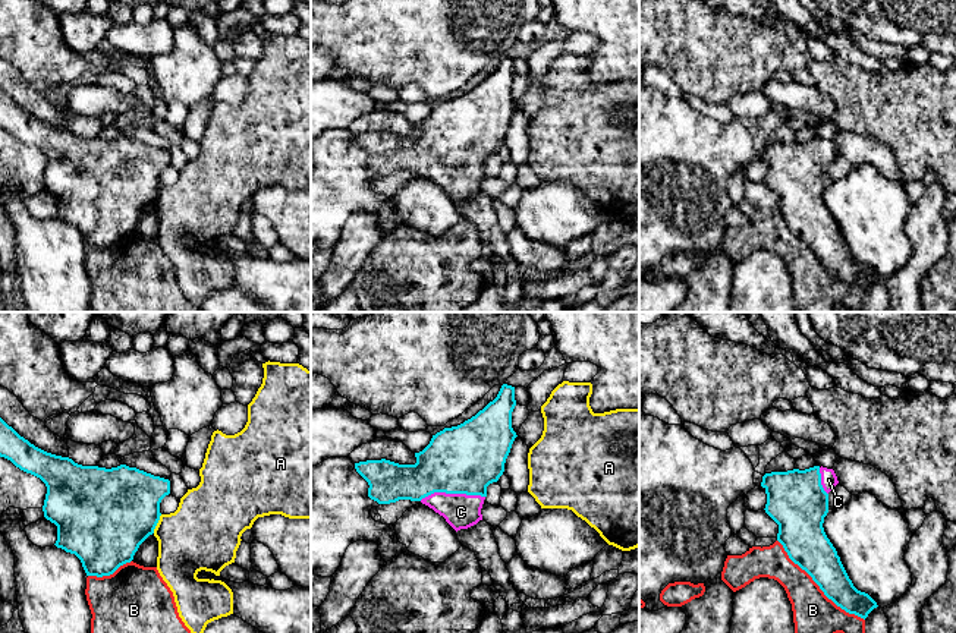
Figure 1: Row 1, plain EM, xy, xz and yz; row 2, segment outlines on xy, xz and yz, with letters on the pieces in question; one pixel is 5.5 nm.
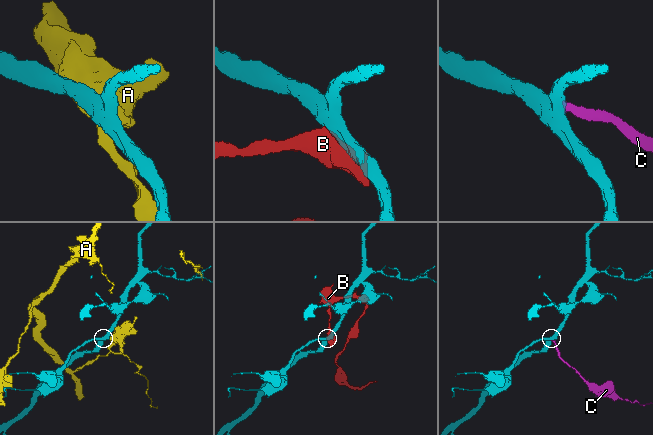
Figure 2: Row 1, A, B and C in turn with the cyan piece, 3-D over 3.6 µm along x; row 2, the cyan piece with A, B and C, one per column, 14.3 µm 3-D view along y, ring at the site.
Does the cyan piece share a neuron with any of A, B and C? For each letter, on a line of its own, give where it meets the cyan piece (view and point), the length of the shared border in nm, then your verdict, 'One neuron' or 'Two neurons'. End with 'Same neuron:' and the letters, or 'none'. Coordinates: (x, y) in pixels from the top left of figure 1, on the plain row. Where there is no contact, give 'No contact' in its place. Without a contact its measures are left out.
A: Touches cyan at xy (157, 194). Shared border 120 nm. Two neurons
B: Touches cyan at yz (818, 257). Shared border 650 nm. Two neurons
C: Touches cyan at xz (452, 164). Shared border 360 nm. One neuron
Same neuron: C

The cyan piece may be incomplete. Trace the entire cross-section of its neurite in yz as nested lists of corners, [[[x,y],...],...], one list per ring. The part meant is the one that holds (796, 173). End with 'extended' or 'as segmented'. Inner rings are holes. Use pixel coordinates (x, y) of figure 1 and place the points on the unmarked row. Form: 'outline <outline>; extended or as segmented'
outline [[[823,138],[765,145],[761,154],[767,166],[764,182],[779,196],[777,212],[783,217],[789,230],[805,242],[837,278],[865,292],[878,277],[868,265],[853,258],[823,199],[824,189],[828,185],[828,164],[837,155],[834,142]]]; extended

